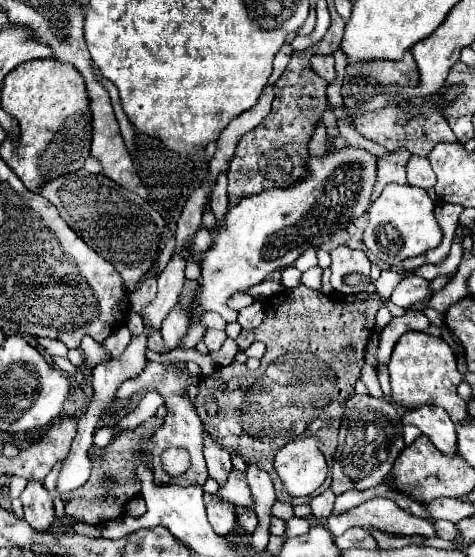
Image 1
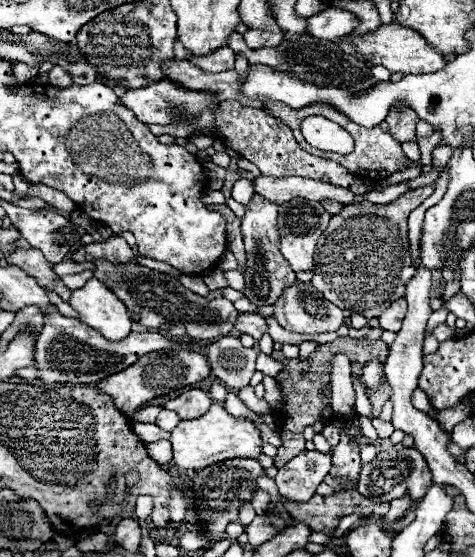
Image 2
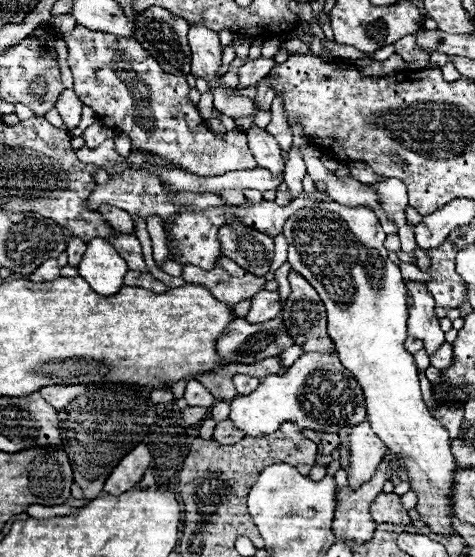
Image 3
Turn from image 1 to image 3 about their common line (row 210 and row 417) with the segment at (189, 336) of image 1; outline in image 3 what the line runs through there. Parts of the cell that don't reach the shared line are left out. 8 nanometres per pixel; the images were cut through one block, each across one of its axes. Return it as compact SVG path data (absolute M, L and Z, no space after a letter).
M302 354L284 376L270 374L260 386L246 396L230 402L230 420L244 436L274 434L282 422L294 422L300 428L338 432L344 426L366 420L364 396L356 378L340 364L336 354Z

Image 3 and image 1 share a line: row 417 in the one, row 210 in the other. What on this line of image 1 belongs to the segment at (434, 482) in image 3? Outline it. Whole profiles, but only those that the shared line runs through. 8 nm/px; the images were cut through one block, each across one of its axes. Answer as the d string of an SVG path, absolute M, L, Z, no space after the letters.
M388 184L382 194L370 204L366 214L368 226L364 230L364 244L388 266L408 256L426 254L442 242L442 230L434 218L434 202L424 188L410 184Z

